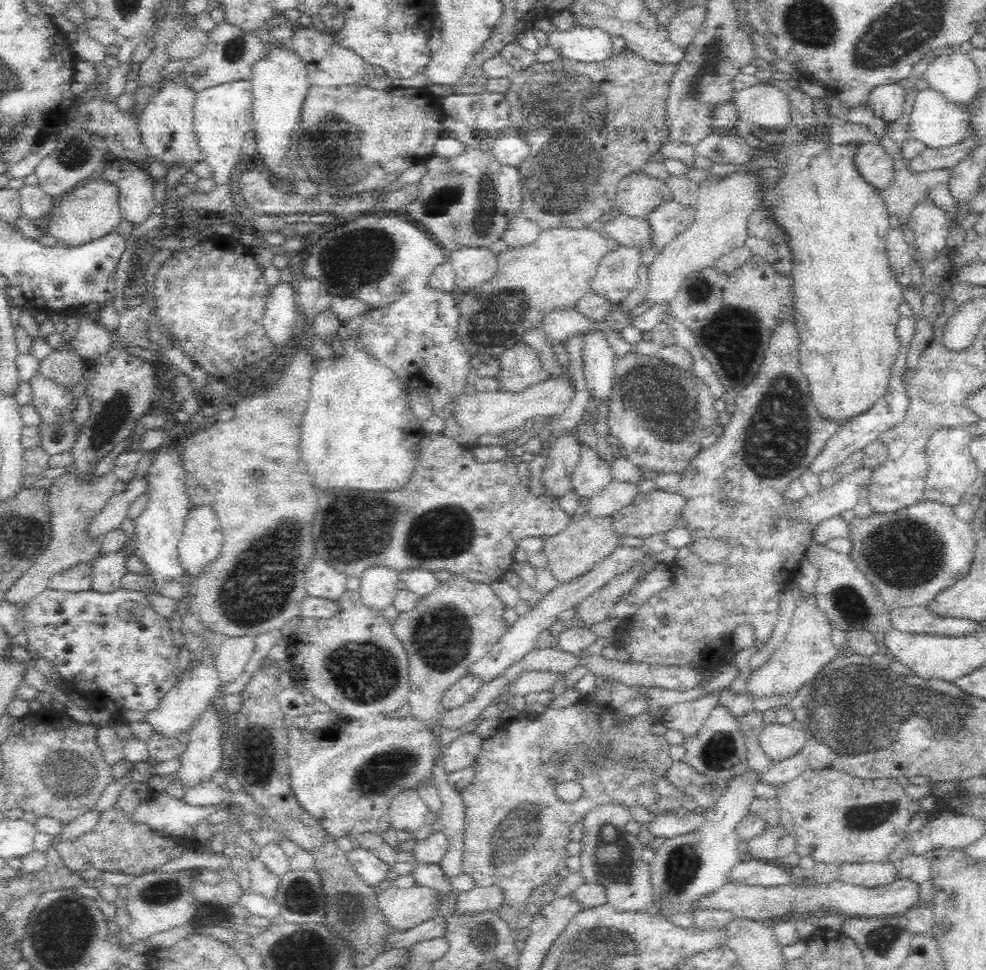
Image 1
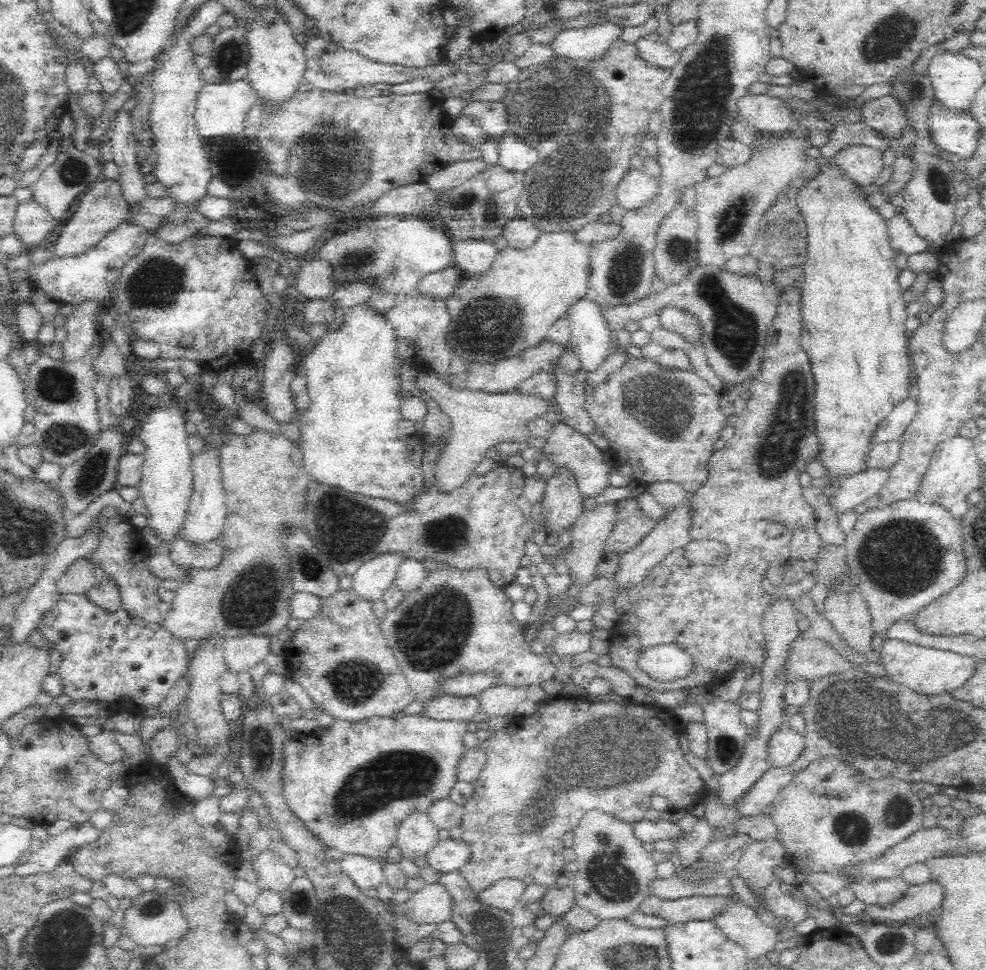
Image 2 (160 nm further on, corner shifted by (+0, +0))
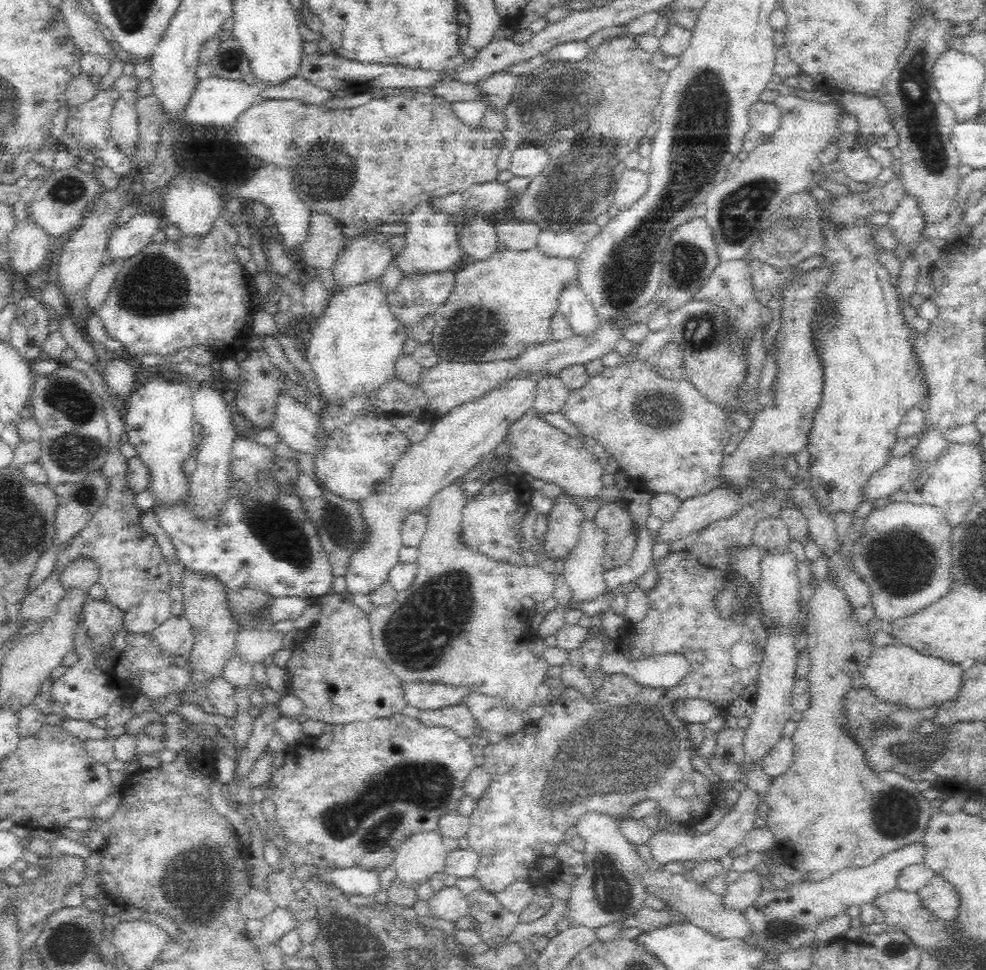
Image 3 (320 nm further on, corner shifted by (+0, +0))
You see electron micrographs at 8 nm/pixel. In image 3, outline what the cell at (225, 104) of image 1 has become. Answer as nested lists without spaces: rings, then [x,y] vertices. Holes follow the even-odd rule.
[[[211,75],[200,80],[193,98],[186,108],[184,118],[187,124],[192,126],[214,126],[214,128],[232,129],[239,118],[254,105],[261,94],[258,84],[230,81]]]

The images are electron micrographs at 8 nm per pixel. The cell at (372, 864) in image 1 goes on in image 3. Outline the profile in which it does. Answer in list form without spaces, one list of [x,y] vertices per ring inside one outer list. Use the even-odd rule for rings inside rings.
[[[363,866],[328,868],[328,880],[347,895],[372,897],[380,889],[380,873]]]

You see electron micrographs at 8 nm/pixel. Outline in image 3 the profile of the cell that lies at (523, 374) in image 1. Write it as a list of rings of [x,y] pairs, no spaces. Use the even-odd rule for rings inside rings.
[[[544,377],[535,384],[531,411],[533,414],[553,414],[565,405],[569,388],[559,377]]]

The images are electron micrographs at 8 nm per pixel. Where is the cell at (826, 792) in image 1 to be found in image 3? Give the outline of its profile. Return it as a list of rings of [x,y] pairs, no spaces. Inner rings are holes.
[[[826,576],[824,580],[818,580],[814,586],[808,591],[806,598],[806,631],[809,635],[807,652],[811,664],[811,670],[807,676],[808,682],[810,682],[809,694],[810,704],[808,708],[802,713],[801,719],[797,722],[797,728],[792,735],[792,741],[794,741],[793,760],[790,768],[780,776],[774,777],[772,783],[769,786],[767,792],[766,804],[768,809],[764,812],[766,816],[766,824],[770,827],[772,834],[775,838],[775,846],[782,855],[785,864],[789,864],[794,868],[798,868],[801,872],[802,878],[810,880],[812,882],[821,881],[823,878],[828,878],[831,874],[838,872],[846,867],[865,867],[878,860],[881,856],[900,848],[901,846],[909,845],[911,842],[923,839],[925,837],[926,828],[929,825],[929,820],[936,812],[932,809],[930,802],[926,799],[922,792],[920,792],[916,786],[916,782],[912,781],[908,777],[898,775],[893,771],[886,771],[881,773],[874,773],[870,770],[870,767],[866,764],[863,757],[863,750],[854,744],[854,741],[847,736],[845,732],[845,724],[843,724],[843,717],[841,714],[841,698],[845,695],[845,692],[851,687],[851,672],[863,669],[867,662],[870,660],[871,653],[873,652],[872,634],[869,634],[869,628],[866,624],[860,624],[851,618],[850,605],[848,599],[844,596],[842,589],[833,583],[833,580]]]

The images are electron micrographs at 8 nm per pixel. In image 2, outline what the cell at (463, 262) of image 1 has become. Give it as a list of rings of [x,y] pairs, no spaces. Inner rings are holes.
[[[490,240],[451,241],[454,266],[463,277],[480,278],[490,270],[498,250]]]

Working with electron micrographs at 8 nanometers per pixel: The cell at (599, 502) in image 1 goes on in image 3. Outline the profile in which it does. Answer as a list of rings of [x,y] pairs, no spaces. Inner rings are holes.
[[[585,519],[582,522],[580,536],[576,546],[570,549],[564,563],[563,578],[561,579],[568,584],[572,599],[580,602],[588,602],[606,592],[608,588],[604,581],[605,569],[601,565],[604,557],[604,547],[606,547],[607,533],[594,520]]]

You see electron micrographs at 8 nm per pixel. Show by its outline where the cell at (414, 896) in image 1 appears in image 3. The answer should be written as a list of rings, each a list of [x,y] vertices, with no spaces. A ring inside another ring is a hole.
[[[443,886],[438,892],[433,892],[428,902],[430,914],[440,920],[456,922],[459,918],[469,916],[468,899],[455,886]]]

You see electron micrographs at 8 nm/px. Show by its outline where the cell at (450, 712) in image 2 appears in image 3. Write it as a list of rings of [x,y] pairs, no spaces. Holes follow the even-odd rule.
[[[464,703],[439,709],[421,710],[417,719],[426,726],[450,727],[460,737],[470,740],[474,740],[474,730],[478,728],[478,722],[474,719],[470,707]]]

